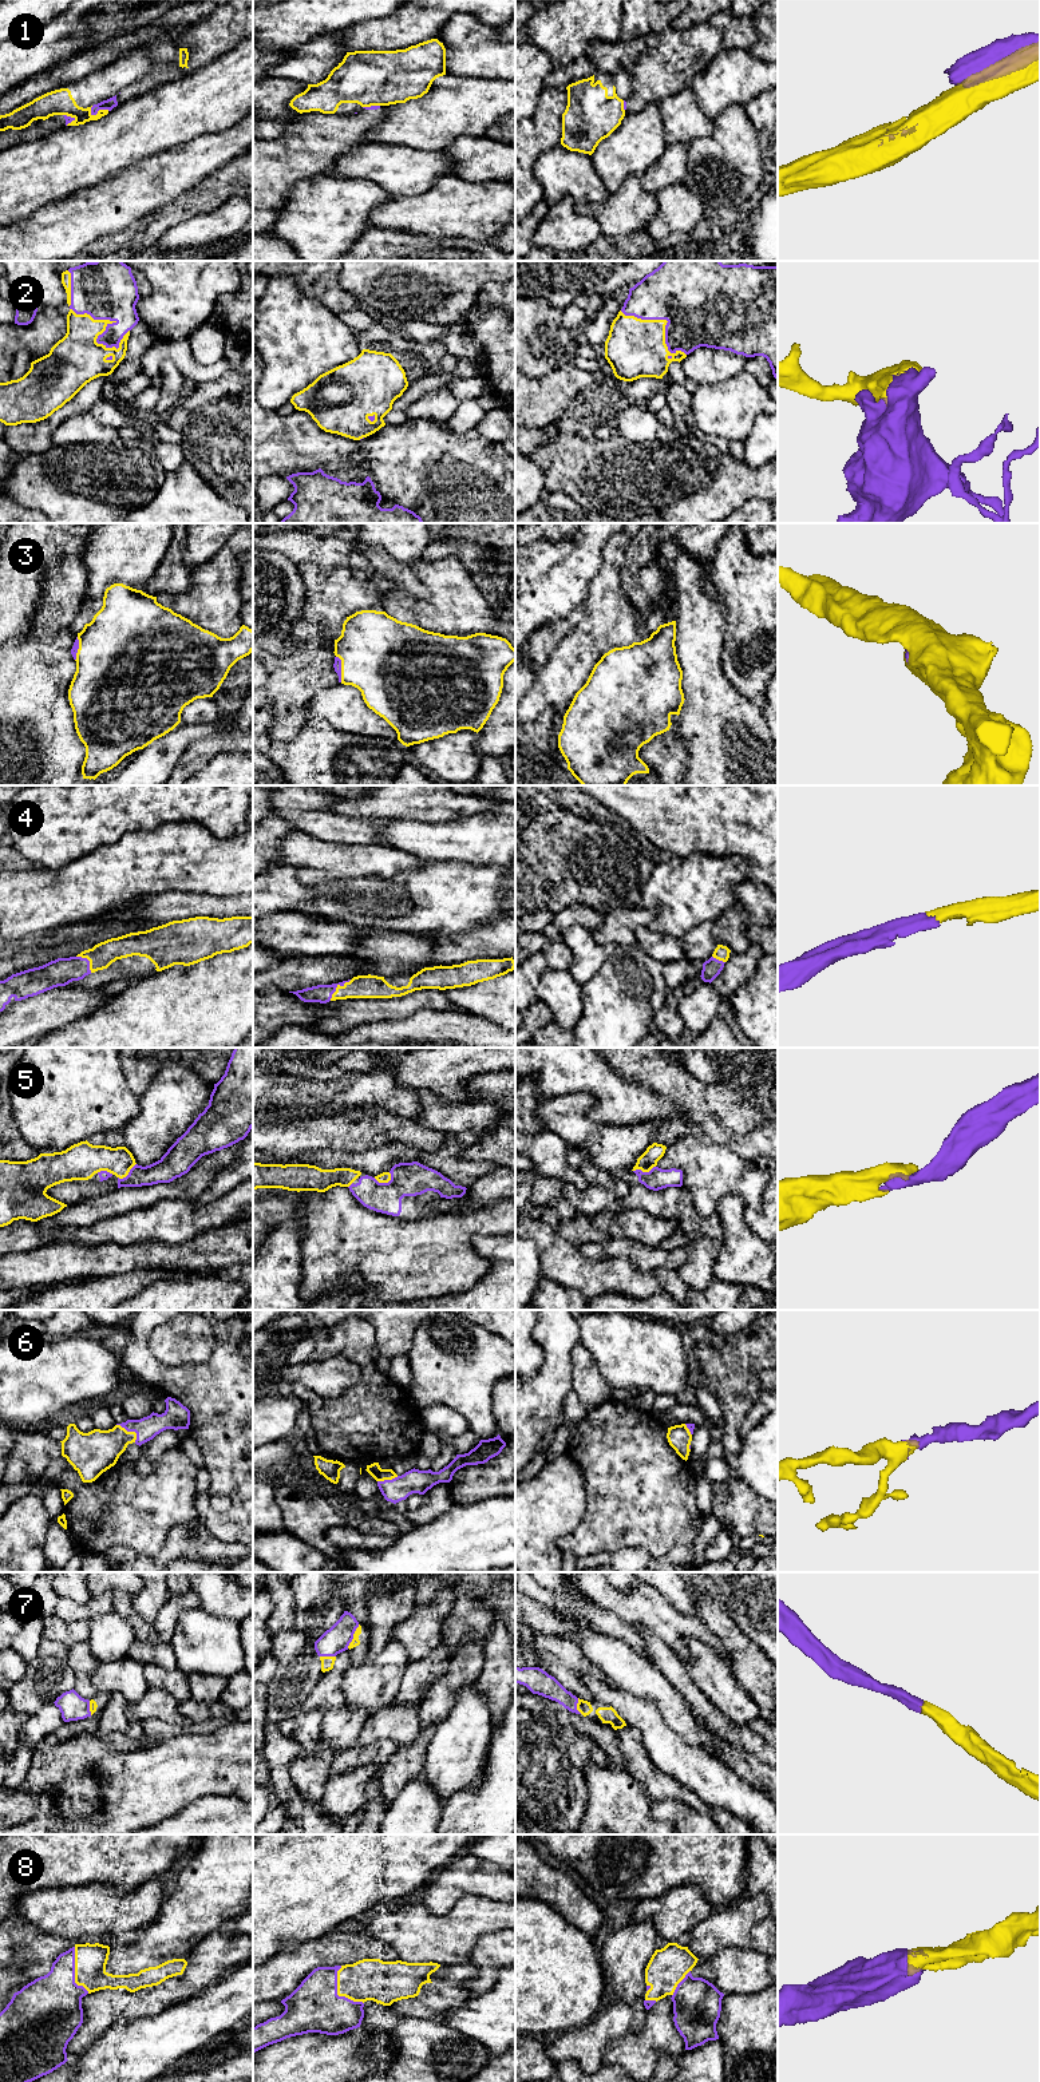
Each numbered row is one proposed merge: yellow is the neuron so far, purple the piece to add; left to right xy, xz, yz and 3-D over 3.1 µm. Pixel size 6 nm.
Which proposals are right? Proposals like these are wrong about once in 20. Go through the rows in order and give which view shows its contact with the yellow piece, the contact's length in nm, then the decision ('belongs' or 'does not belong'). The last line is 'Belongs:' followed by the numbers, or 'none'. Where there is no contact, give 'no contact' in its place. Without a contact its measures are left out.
1: meets yellow in xy; contact 120 nm long; does not belong
2: meets yellow in xy; contact 380 nm long; belongs
3: meets yellow in xz; contact 160 nm long; belongs
4: meets yellow in xz; contact 180 nm long; belongs
5: meets yellow in xz; contact 110 nm long; belongs
6: meets yellow in xy; contact 160 nm long; belongs
7: meets yellow in xz; contact 160 nm long; belongs
8: meets yellow in xz; contact 280 nm long; belongs
Belongs: 2, 3, 4, 5, 6, 7, 8

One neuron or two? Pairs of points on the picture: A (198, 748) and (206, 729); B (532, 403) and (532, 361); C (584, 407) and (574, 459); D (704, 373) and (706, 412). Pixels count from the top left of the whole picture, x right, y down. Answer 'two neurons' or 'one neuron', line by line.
A: two neurons
B: two neurons
C: two neurons
D: two neurons

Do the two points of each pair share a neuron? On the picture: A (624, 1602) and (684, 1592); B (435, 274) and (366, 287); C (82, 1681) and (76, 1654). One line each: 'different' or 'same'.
A: different
B: same
C: same

